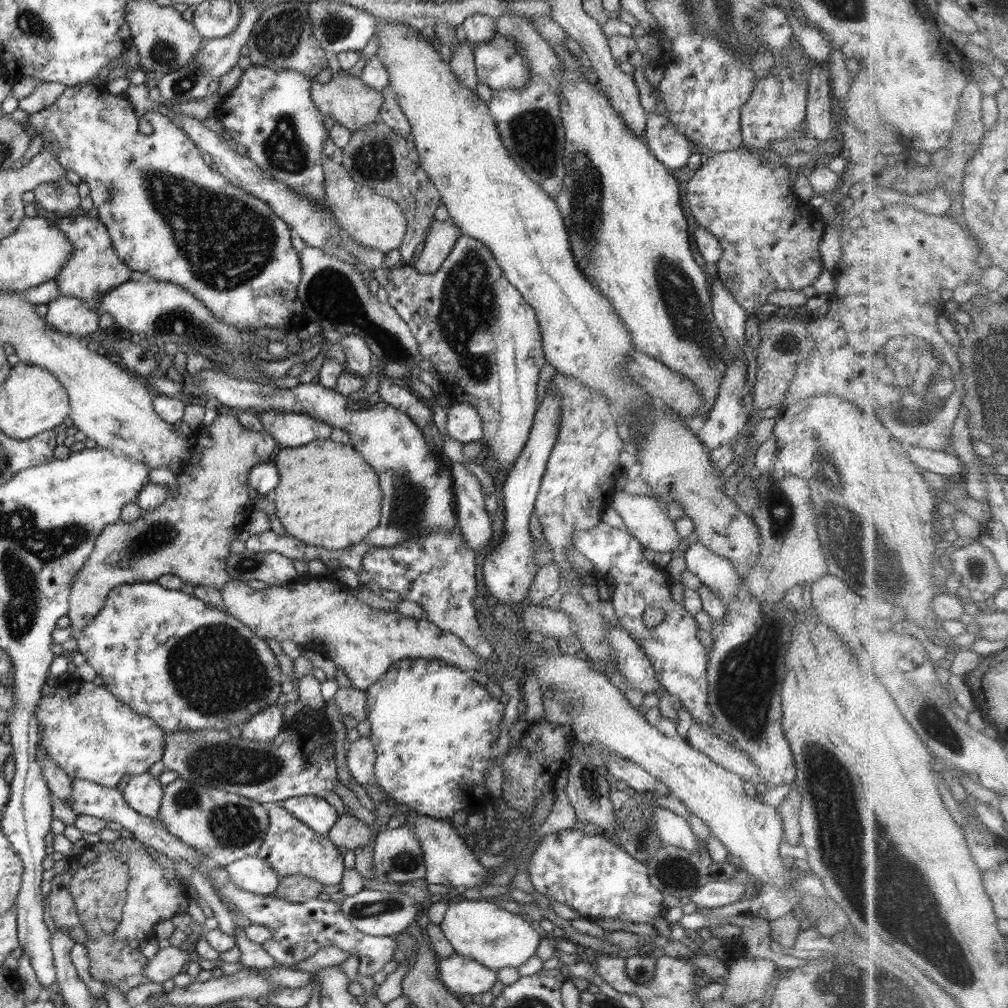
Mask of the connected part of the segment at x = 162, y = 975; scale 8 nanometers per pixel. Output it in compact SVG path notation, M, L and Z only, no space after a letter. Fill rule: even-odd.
M172 945L160 948L156 955L149 960L149 964L145 966L143 975L152 982L163 983L185 971L188 962L195 958L194 951L190 949L182 951L180 947Z

